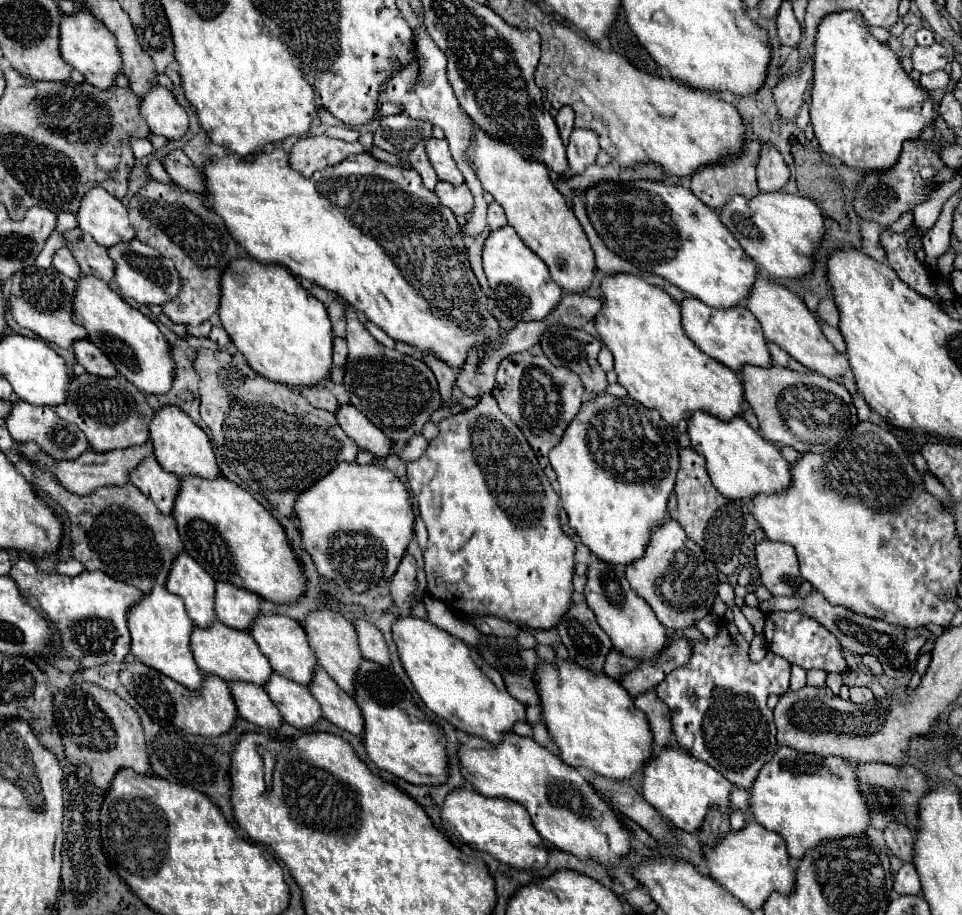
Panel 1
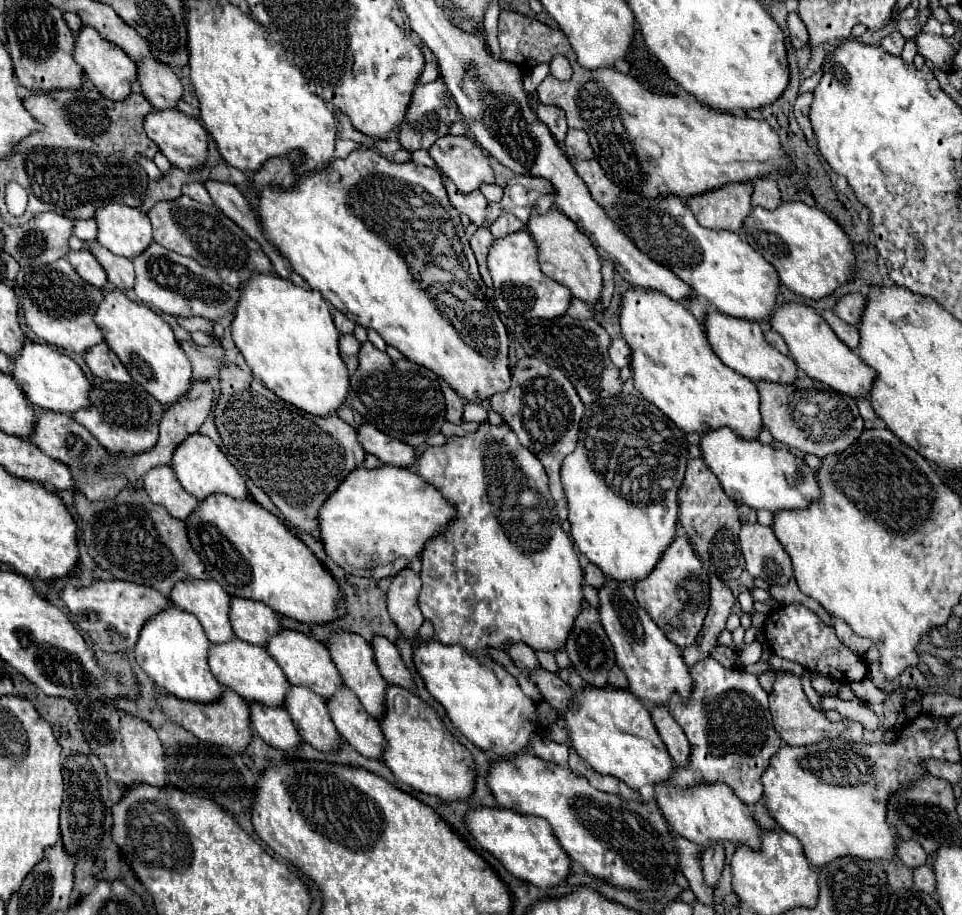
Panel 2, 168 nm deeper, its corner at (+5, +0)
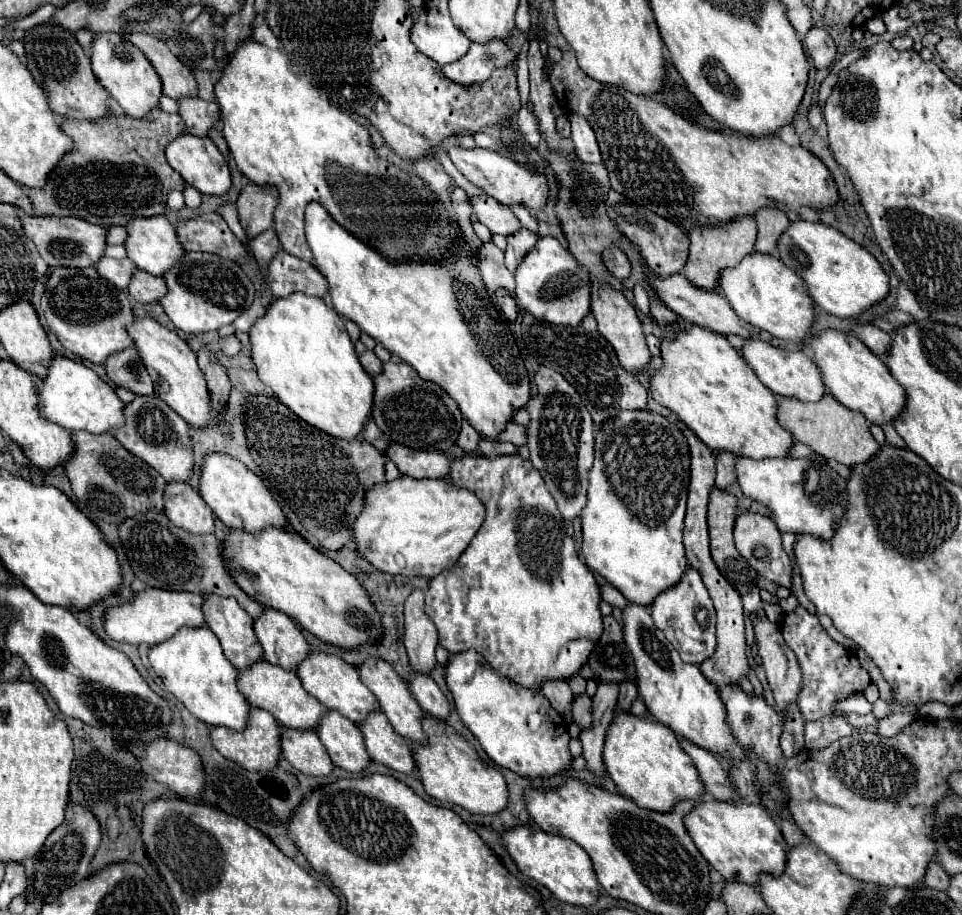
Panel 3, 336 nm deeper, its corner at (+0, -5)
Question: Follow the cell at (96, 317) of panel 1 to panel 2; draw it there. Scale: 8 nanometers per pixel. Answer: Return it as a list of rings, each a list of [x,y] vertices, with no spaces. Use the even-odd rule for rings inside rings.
[[[113,290],[105,292],[105,300],[93,318],[105,332],[105,342],[113,346],[113,352],[121,358],[135,382],[139,382],[161,404],[173,406],[187,396],[193,382],[191,362],[175,340],[171,326],[159,314],[145,304],[129,300],[121,290]]]

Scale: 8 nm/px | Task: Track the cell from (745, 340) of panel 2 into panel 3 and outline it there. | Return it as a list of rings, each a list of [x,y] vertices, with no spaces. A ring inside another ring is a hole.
[[[744,339],[742,345],[742,357],[750,365],[750,369],[756,373],[756,377],[774,393],[782,397],[796,397],[802,401],[818,401],[824,393],[826,387],[820,379],[818,367],[812,363],[810,357],[806,357],[802,351],[786,351],[780,347],[774,347],[764,341],[756,339]]]

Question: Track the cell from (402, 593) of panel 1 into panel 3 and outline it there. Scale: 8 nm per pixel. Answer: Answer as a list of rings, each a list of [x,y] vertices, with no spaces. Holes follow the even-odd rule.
[[[414,589],[404,603],[404,647],[412,669],[418,673],[430,673],[436,665],[436,645],[436,627],[424,613],[424,593],[422,589]]]

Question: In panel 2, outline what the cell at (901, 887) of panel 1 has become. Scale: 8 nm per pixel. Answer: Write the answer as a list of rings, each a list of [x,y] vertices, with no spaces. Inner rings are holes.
[[[925,864],[925,866],[919,866],[913,870],[913,880],[915,880],[915,886],[923,892],[929,892],[929,894],[935,894],[935,884],[937,880],[933,878],[935,872],[933,872],[933,866],[931,864]]]

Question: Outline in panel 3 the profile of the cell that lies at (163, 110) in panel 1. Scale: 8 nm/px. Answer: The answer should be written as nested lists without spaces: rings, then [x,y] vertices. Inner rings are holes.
[[[182,133],[166,145],[166,159],[172,165],[172,169],[178,171],[186,183],[196,187],[204,195],[226,195],[226,191],[230,189],[228,163],[222,157],[222,153],[218,151],[218,147],[212,143],[210,137]]]

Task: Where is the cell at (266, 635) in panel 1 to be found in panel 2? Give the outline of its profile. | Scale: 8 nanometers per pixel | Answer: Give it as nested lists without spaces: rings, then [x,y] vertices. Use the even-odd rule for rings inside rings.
[[[297,630],[277,632],[277,636],[271,638],[271,642],[267,646],[267,652],[277,660],[277,664],[283,668],[285,676],[289,678],[289,682],[293,686],[305,686],[305,688],[321,694],[327,700],[343,686],[343,678],[341,678],[339,670],[335,668],[325,644],[321,644],[321,642],[301,634]]]

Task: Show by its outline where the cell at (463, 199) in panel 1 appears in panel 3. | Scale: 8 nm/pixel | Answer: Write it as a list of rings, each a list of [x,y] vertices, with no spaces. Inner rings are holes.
[[[476,195],[476,197],[468,197],[468,203],[470,203],[476,219],[484,227],[488,227],[490,233],[510,235],[520,229],[520,221],[516,219],[516,215],[506,205],[494,201],[492,197]]]

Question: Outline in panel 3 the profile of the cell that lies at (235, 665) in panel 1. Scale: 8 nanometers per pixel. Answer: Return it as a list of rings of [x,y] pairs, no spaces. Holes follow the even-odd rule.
[[[256,661],[246,669],[238,671],[236,679],[238,691],[246,697],[246,701],[254,707],[262,707],[268,713],[274,715],[274,719],[280,725],[294,727],[294,729],[314,729],[318,725],[318,719],[322,713],[326,713],[326,707],[316,701],[310,693],[302,689],[302,683],[294,671],[282,669],[278,665],[272,665],[268,661]]]

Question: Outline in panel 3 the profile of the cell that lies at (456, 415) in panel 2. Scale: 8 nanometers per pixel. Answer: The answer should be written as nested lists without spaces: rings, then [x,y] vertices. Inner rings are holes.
[[[464,421],[464,423],[462,423],[462,429],[460,429],[458,445],[460,445],[466,453],[476,453],[478,439],[480,439],[480,433],[478,433],[478,431],[468,423],[468,421]]]

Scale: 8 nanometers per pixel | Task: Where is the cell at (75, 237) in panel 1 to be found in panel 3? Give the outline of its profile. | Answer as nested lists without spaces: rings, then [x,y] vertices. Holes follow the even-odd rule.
[[[136,269],[134,277],[130,279],[128,293],[140,303],[156,303],[160,297],[166,295],[166,285],[162,277],[154,277],[142,269]]]

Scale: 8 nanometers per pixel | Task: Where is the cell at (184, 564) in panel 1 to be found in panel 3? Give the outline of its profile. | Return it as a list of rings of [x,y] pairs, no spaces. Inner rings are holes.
[[[204,595],[204,603],[202,603],[202,611],[204,611],[204,623],[208,629],[214,631],[214,635],[220,639],[220,645],[224,649],[226,659],[236,667],[236,669],[244,669],[246,665],[250,665],[252,661],[262,659],[262,647],[252,631],[252,617],[236,603],[236,599],[224,599],[224,597],[214,597],[214,595]]]

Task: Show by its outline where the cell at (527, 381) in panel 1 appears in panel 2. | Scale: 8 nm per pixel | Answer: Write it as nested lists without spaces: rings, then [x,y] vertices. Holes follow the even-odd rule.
[[[521,358],[517,368],[513,368],[511,372],[511,388],[503,394],[495,394],[491,398],[491,406],[503,416],[507,426],[517,434],[519,442],[541,460],[549,476],[551,496],[555,500],[565,500],[559,474],[565,456],[571,454],[577,446],[579,424],[583,418],[583,402],[579,400],[573,384],[563,376],[561,370],[551,368],[537,358]]]

